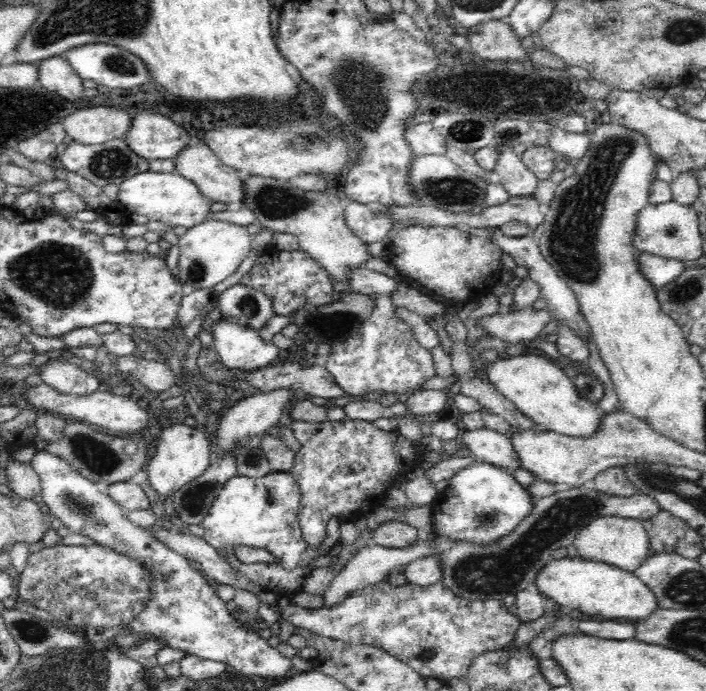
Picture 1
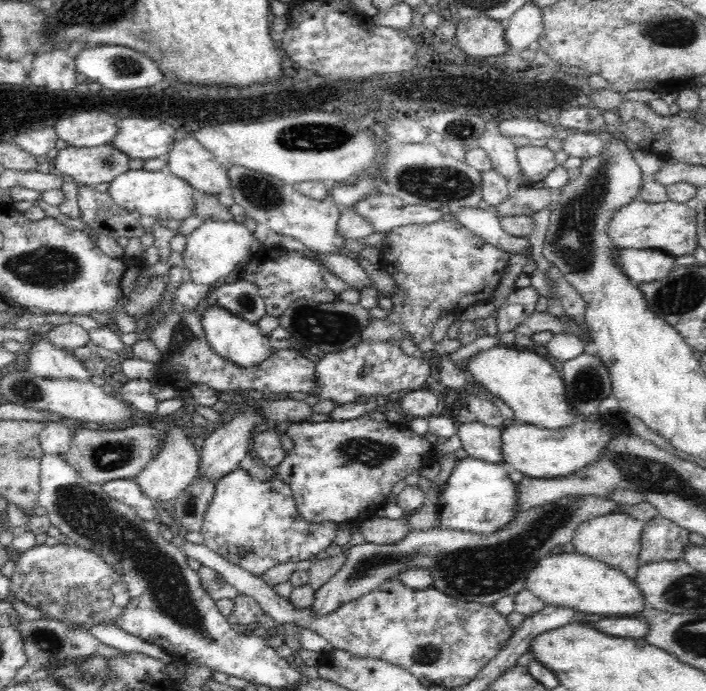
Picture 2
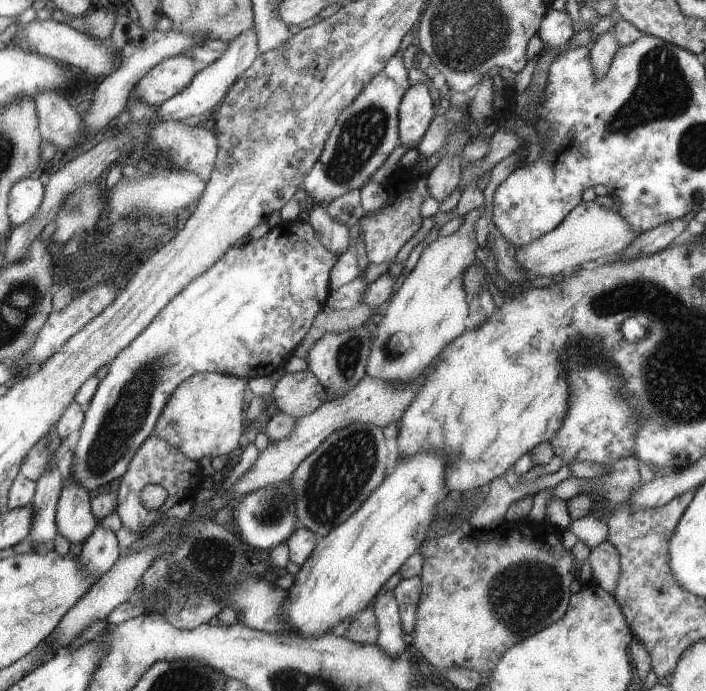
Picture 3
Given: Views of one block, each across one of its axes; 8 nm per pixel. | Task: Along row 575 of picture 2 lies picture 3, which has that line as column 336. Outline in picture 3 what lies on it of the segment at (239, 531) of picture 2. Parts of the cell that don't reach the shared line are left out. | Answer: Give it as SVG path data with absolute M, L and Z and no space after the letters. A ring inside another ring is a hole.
M275 221L272 222L268 232L265 236L262 236L259 240L243 241L242 246L237 244L232 246L230 250L212 268L208 268L202 276L194 278L192 282L180 292L176 294L170 301L168 306L164 306L158 313L152 324L147 329L142 330L142 334L135 341L132 341L130 346L126 346L118 356L110 364L108 364L108 374L99 382L96 392L93 395L92 400L89 402L89 407L85 411L84 422L80 429L80 439L72 454L72 468L70 468L70 476L74 478L76 484L82 484L88 494L91 491L96 490L104 484L120 478L128 470L128 465L131 464L132 458L136 456L136 452L143 442L150 437L155 430L155 424L159 421L160 414L163 413L164 406L167 405L168 398L172 396L176 388L180 386L181 382L190 378L193 373L202 372L220 372L220 374L232 374L232 376L238 376L249 380L256 378L257 376L267 376L274 374L276 370L280 370L280 367L284 368L286 362L292 356L292 350L296 349L296 346L303 342L303 339L307 336L308 330L311 330L310 324L315 322L316 314L320 313L320 310L324 310L324 304L326 304L326 276L330 274L330 270L334 268L334 264L338 260L336 254L332 254L330 250L324 248L323 243L319 241L318 235L312 228L311 224L304 224L298 221Z

